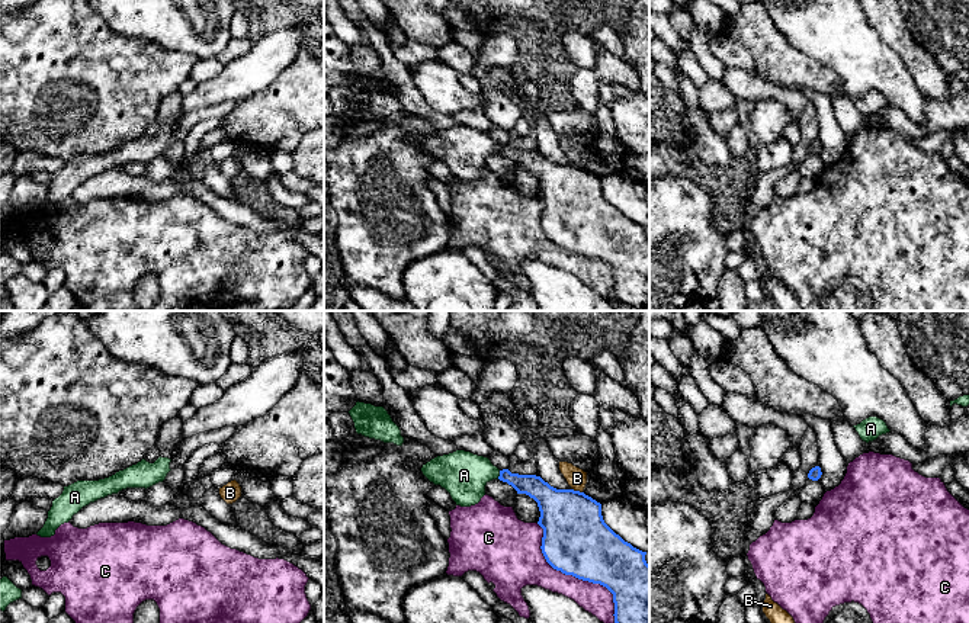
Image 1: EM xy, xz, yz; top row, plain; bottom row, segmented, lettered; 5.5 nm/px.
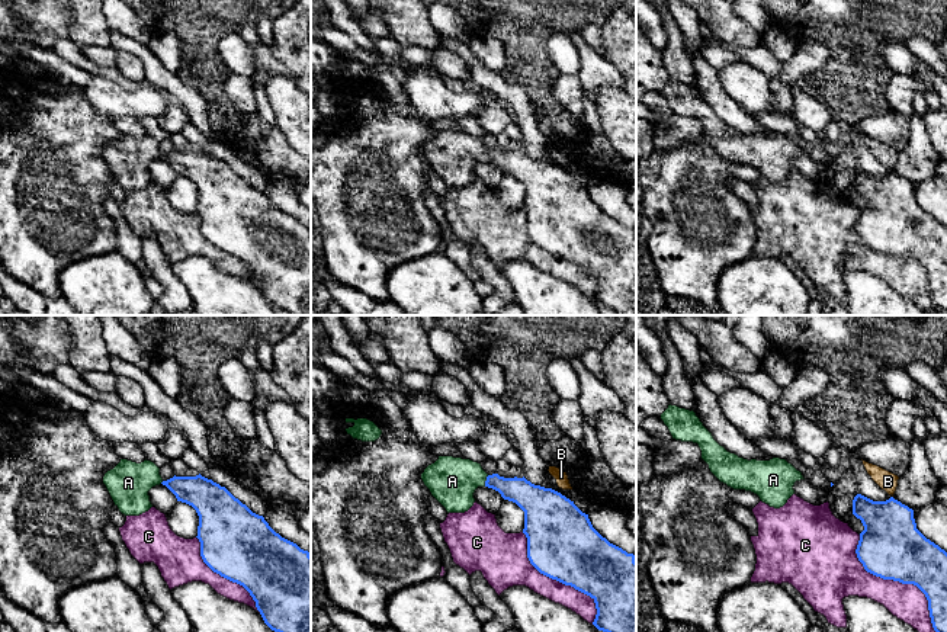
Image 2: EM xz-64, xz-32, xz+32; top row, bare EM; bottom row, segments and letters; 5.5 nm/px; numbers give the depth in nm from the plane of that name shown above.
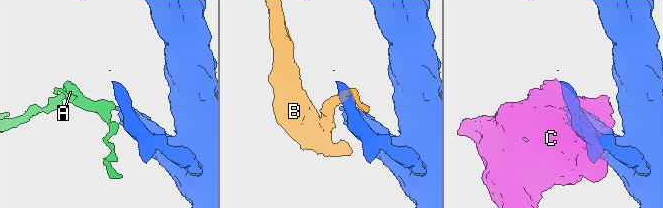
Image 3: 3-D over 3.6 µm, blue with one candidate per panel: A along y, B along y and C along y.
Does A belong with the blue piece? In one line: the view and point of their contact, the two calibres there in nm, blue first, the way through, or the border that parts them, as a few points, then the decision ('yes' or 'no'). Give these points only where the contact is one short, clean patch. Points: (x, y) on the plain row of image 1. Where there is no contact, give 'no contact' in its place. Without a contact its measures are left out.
meets blue in xz at (500, 150); 120 nm thick on the blue side, 260 nm on the other; runs through xz (535, 161), (500, 150), (464, 150); yes

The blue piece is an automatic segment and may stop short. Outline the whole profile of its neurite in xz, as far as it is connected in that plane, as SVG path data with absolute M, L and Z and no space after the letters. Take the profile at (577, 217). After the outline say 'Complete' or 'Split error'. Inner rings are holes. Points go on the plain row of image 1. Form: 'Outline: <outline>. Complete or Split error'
Outline: M465 125L437 131L423 139L423 150L445 163L456 180L471 182L485 170L485 160L500 154L511 160L517 168L526 168L538 177L540 192L538 199L543 203L542 228L546 237L565 250L600 258L613 269L615 298L636 311L649 311L649 240L646 227L633 222L616 209L603 195L601 179L574 164L556 164L536 150L511 148L500 145L488 132Z. Split error

